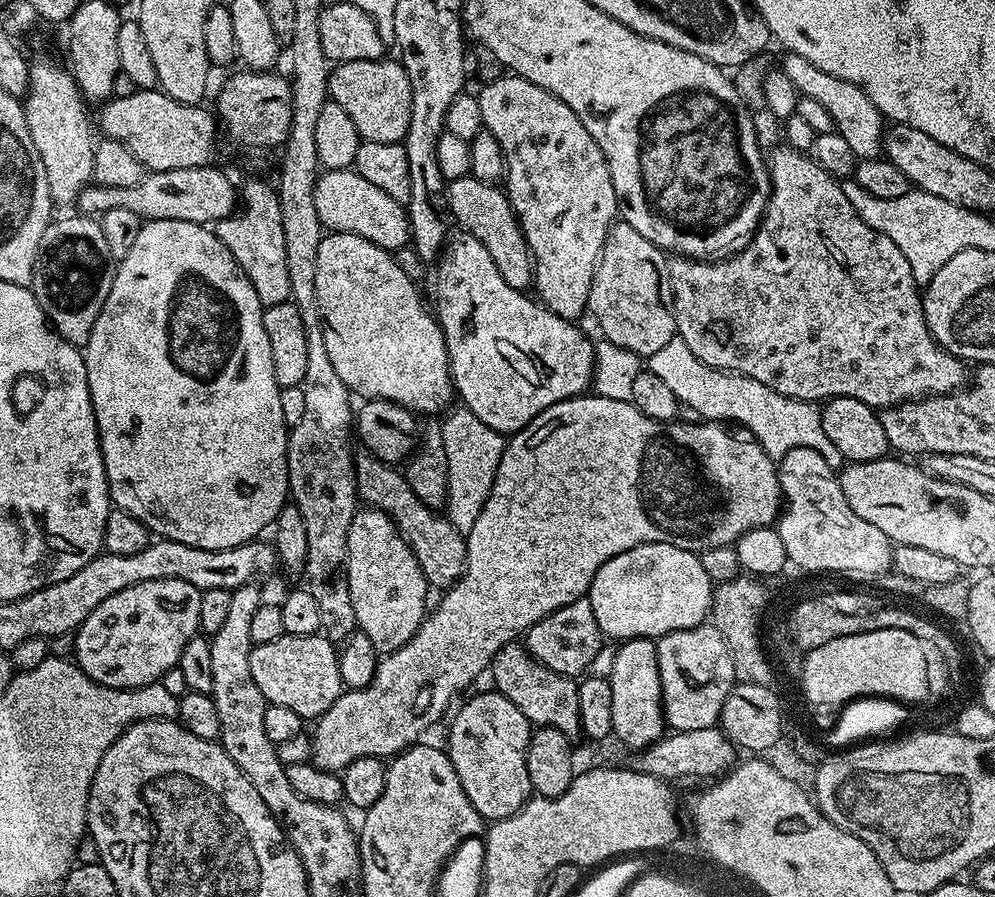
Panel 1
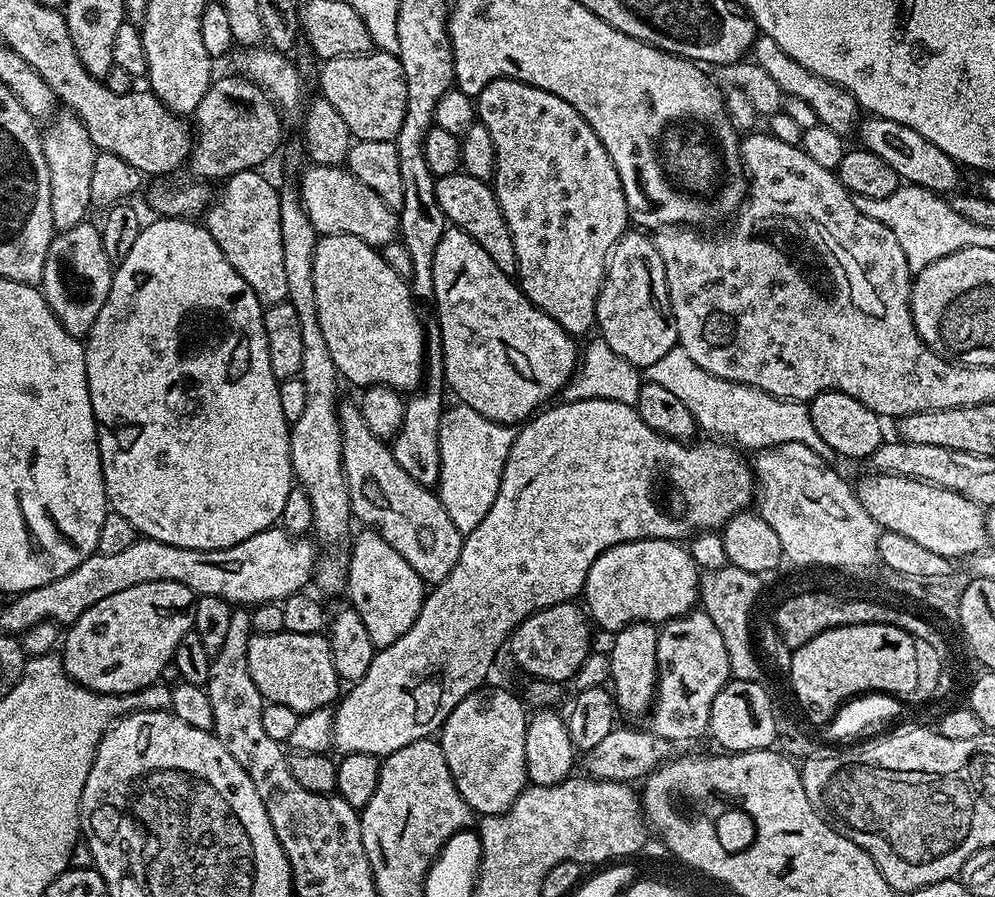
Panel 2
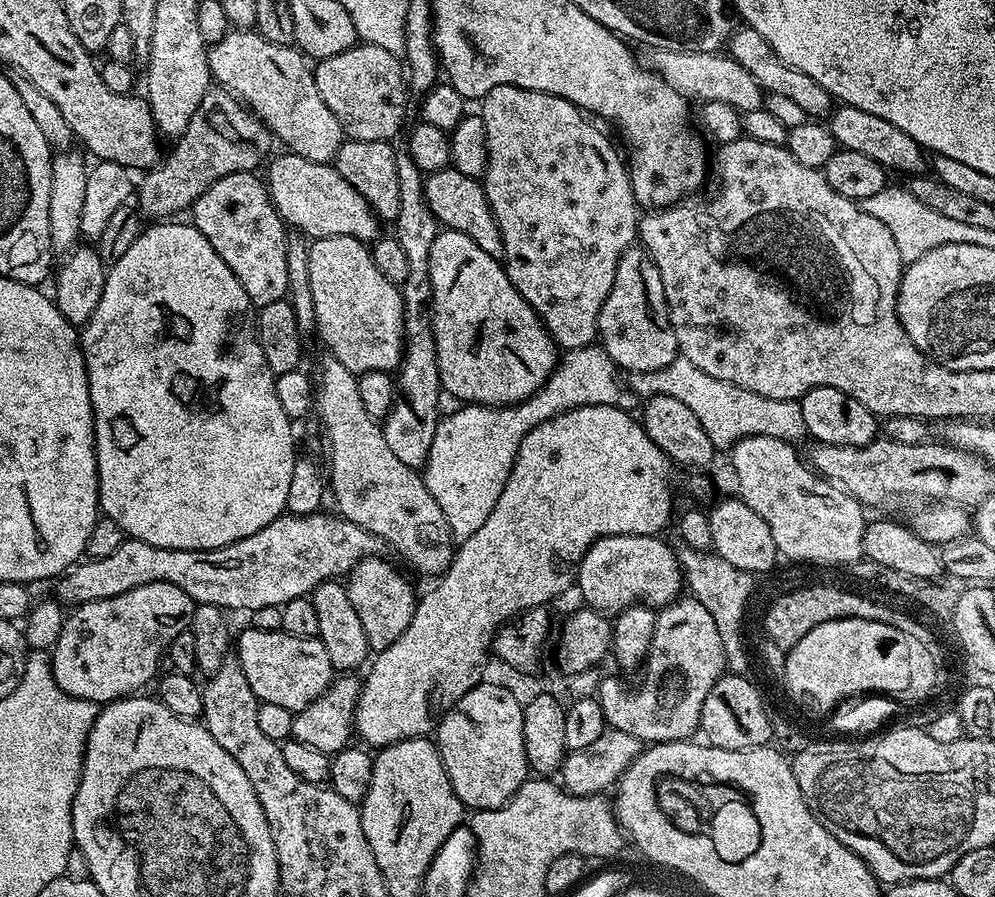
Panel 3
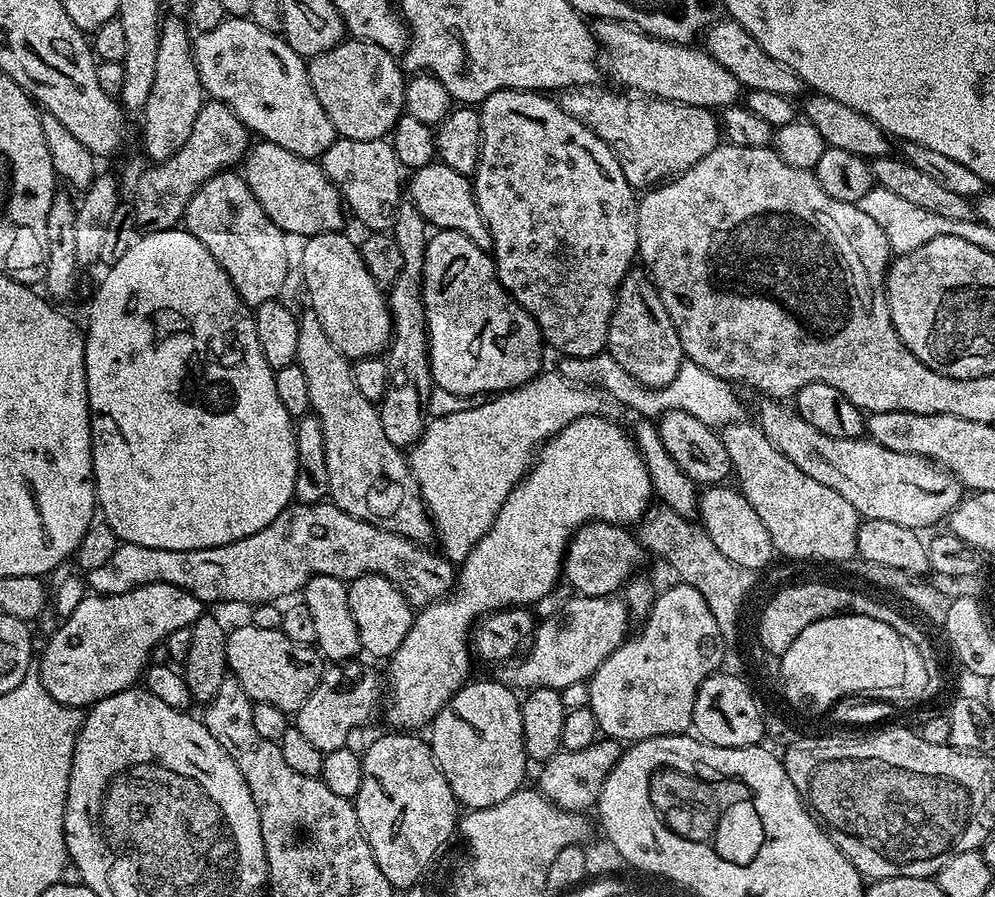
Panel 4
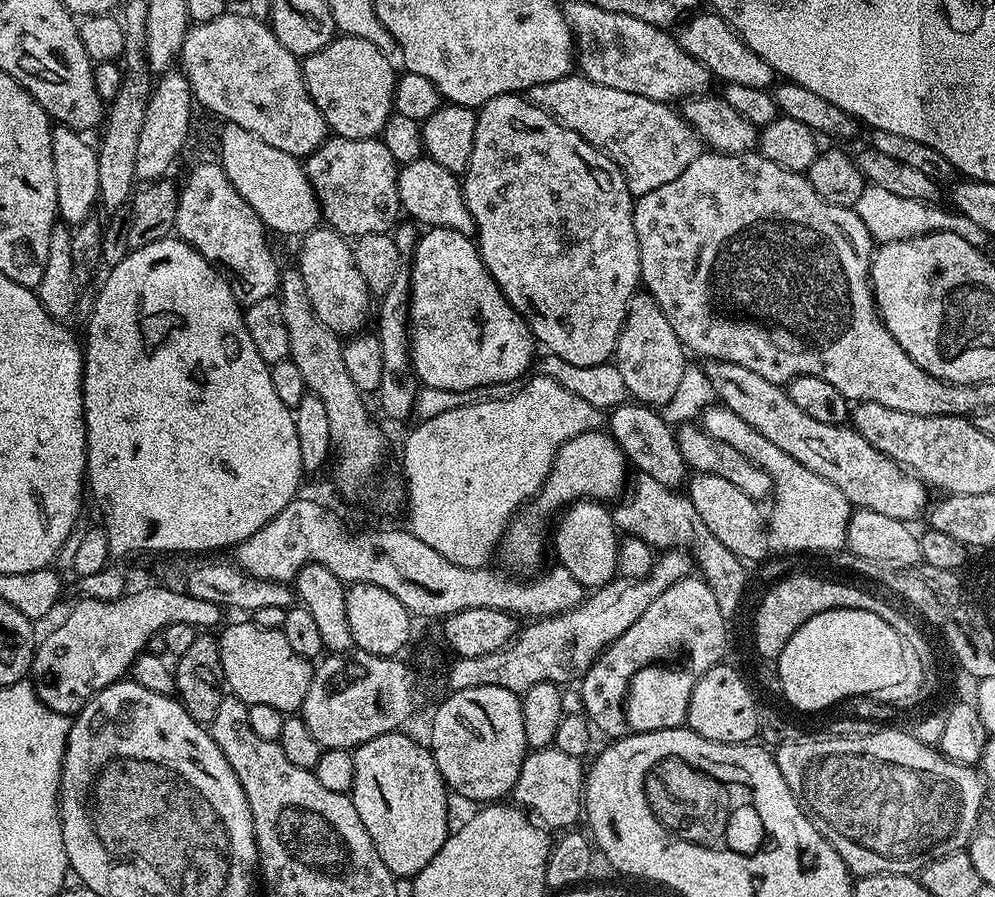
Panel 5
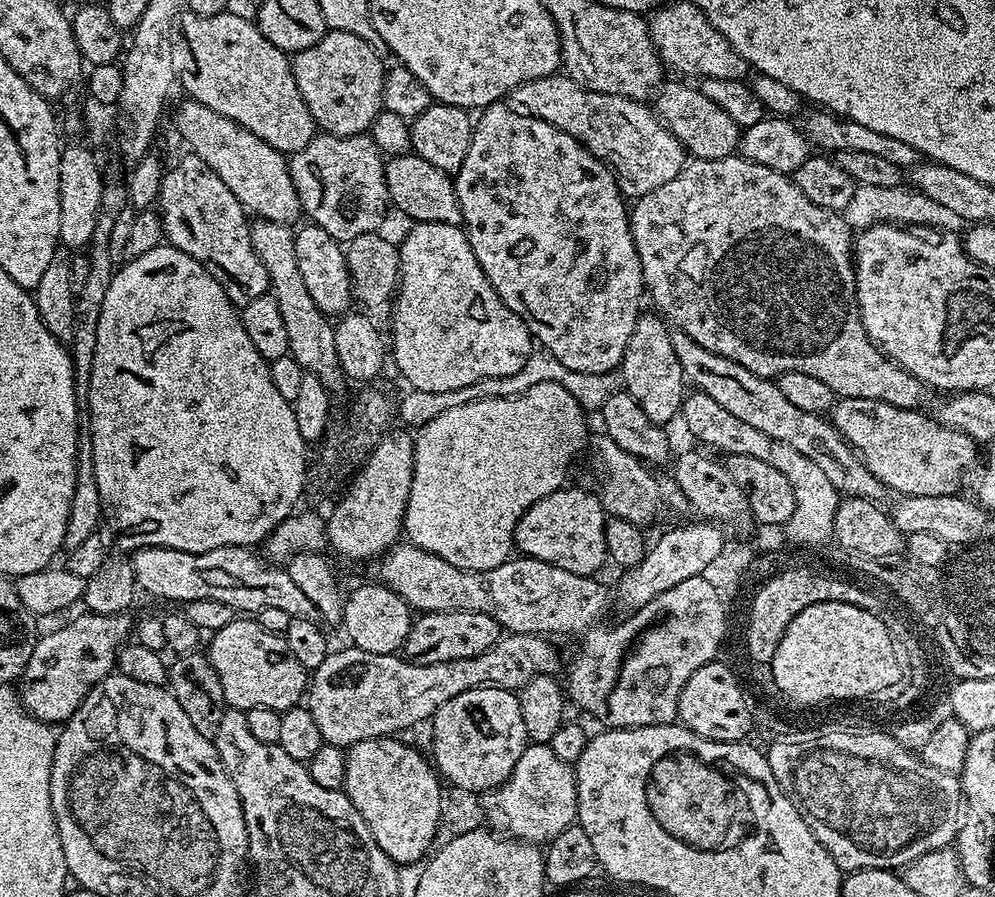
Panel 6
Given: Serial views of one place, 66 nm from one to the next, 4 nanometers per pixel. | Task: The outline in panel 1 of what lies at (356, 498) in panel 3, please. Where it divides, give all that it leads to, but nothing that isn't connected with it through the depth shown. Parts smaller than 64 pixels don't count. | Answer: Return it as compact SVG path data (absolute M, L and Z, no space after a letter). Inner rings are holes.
M371 454L355 457L356 492L365 505L387 512L396 523L401 536L407 541L412 553L418 558L418 566L422 566L422 574L428 580L429 589L447 590L455 584L457 578L464 573L464 563L468 553L468 542L465 533L460 532L449 522L447 515L437 509L426 506L414 490L410 490L408 479L399 467L383 464L379 458Z

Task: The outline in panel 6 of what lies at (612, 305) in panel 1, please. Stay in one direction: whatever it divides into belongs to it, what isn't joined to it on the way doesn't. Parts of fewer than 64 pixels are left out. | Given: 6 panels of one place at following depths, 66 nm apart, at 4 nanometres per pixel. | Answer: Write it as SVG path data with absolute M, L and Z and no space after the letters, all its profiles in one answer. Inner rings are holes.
M641 314L636 320L634 334L626 346L624 361L620 363L622 384L629 394L646 410L646 414L656 424L667 425L667 420L677 419L686 399L684 371L674 354L672 332L669 325L659 315Z

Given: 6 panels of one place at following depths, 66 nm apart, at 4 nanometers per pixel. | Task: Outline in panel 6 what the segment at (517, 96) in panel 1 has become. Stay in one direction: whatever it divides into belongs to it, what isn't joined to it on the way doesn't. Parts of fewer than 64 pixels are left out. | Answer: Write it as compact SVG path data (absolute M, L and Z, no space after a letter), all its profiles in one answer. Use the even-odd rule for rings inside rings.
M497 102L488 105L475 117L470 150L466 150L466 162L462 162L462 166L454 174L454 183L462 227L468 236L470 250L474 250L474 258L478 258L478 266L482 266L486 278L505 306L523 318L535 343L543 351L554 354L554 358L558 358L562 366L570 366L570 370L578 370L582 374L616 372L624 361L626 346L630 342L630 334L634 334L636 320L642 314L640 295L643 297L646 289L640 255L632 237L630 208L625 197L620 195L620 185L612 169L590 149L579 144L573 136L550 126L550 122L526 114L516 114L507 103Z

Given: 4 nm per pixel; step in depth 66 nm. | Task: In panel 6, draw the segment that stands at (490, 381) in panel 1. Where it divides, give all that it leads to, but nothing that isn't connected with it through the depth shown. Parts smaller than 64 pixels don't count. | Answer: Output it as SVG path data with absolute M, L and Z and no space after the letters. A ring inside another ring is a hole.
M419 222L411 225L408 237L404 241L399 241L400 249L400 282L398 285L398 295L395 297L392 308L392 336L390 332L390 356L396 359L396 368L409 380L409 385L418 390L434 390L435 392L445 392L446 390L458 390L462 386L470 386L482 378L498 378L506 374L514 374L522 366L526 366L526 358L534 351L534 337L528 331L524 320L514 310L510 310L502 302L502 298L494 290L494 286L486 278L482 266L478 266L478 258L474 258L474 250L470 250L468 236L463 227L454 224L443 224L442 222Z

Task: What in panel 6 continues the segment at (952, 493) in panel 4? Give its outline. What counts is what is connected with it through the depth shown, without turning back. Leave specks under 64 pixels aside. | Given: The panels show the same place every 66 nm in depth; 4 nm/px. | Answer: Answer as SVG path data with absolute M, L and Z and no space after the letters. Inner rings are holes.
M672 332L674 354L678 354L678 362L684 371L685 381L699 391L710 394L718 406L730 410L734 418L746 422L746 426L754 426L754 430L762 430L770 438L778 442L786 442L786 446L794 446L798 454L806 454L826 478L836 487L837 493L844 496L865 496L868 500L883 501L886 488L878 477L870 471L863 460L856 455L851 444L832 427L824 416L806 414L806 410L798 410L782 394L779 383L775 379L759 376L746 366L738 366L730 358L715 356L706 351L698 342L694 342L684 332Z

